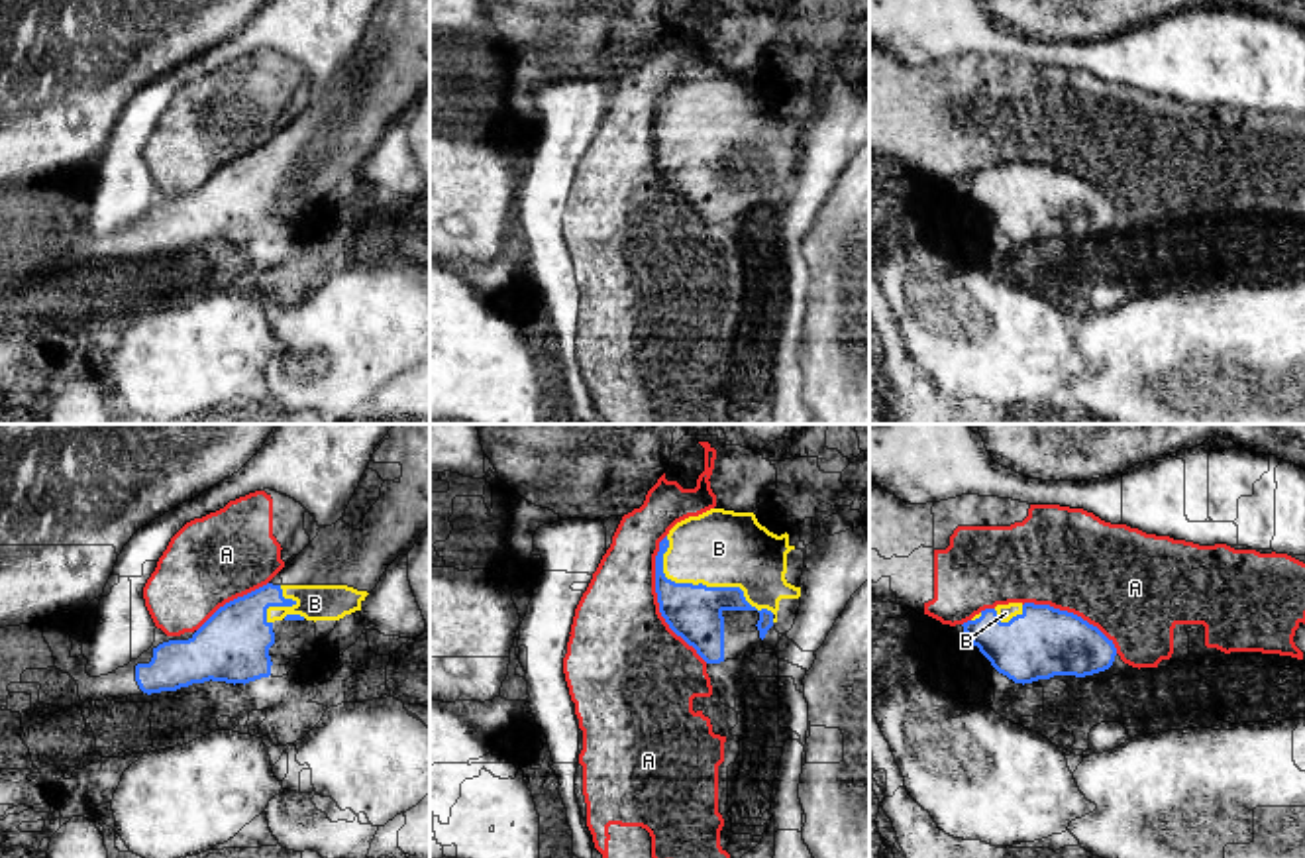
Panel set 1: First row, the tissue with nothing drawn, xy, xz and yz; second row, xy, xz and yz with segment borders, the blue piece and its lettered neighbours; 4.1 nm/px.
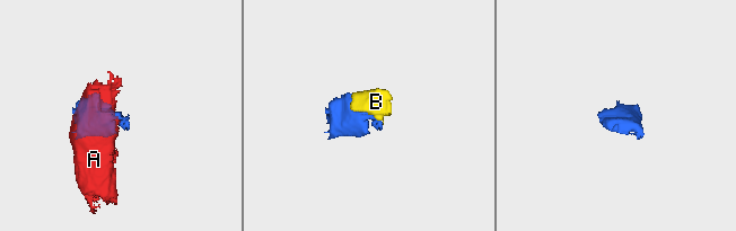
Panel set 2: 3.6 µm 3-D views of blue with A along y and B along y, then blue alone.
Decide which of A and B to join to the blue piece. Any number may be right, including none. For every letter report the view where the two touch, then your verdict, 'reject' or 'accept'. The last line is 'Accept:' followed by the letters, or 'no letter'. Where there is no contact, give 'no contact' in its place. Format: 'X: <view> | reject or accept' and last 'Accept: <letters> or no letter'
A: xz | reject
B: xz | accept
Accept: B

